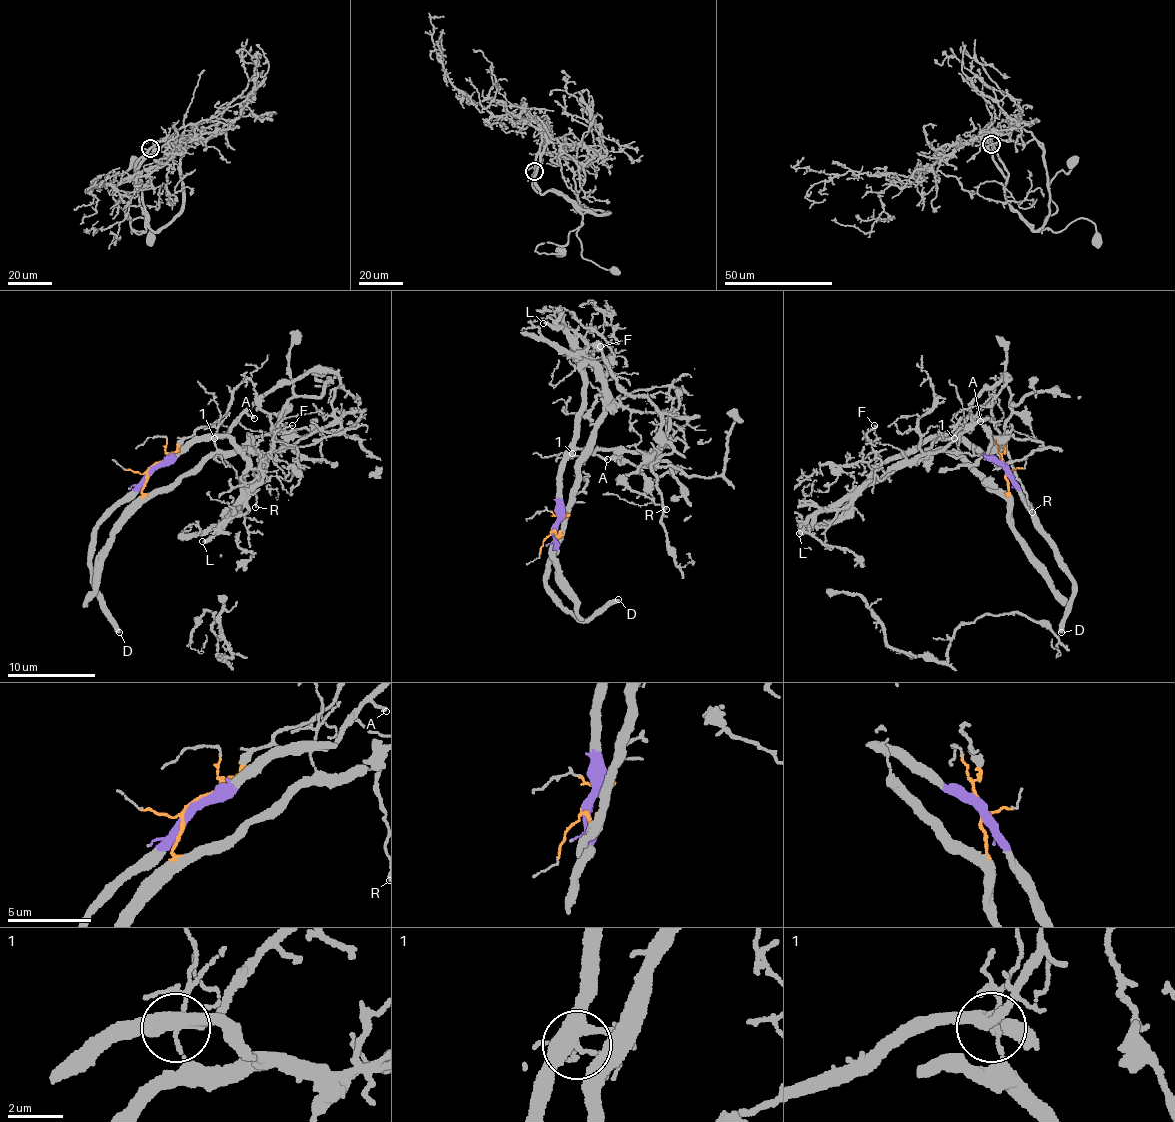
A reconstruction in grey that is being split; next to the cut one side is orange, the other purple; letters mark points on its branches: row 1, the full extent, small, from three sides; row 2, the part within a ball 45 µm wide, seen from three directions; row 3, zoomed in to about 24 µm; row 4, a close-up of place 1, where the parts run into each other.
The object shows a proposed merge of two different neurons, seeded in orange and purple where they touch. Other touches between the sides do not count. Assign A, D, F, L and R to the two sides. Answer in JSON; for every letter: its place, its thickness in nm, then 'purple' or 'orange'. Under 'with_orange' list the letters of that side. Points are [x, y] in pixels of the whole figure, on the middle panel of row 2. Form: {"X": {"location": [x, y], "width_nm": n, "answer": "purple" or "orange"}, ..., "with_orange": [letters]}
{"A": {"location": [607, 459], "width_nm": 180, "answer": "purple"}, "D": {"location": [618, 599], "width_nm": 380, "answer": "purple"}, "F": {"location": [600, 346], "width_nm": 100, "answer": "orange"}, "L": {"location": [543, 323], "width_nm": 300, "answer": "purple"}, "R": {"location": [666, 509], "width_nm": 110, "answer": "purple"}, "with_orange": ["F"]}

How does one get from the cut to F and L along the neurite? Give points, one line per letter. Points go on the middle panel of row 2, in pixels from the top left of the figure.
F: (554, 527), (555, 535), (585, 448), (604, 410), (600, 372), (593, 369), (592, 355), (586, 350), (600, 347)
L: (554, 527), (562, 491), (560, 477), (582, 402), (584, 384), (581, 362), (564, 331), (543, 324)

